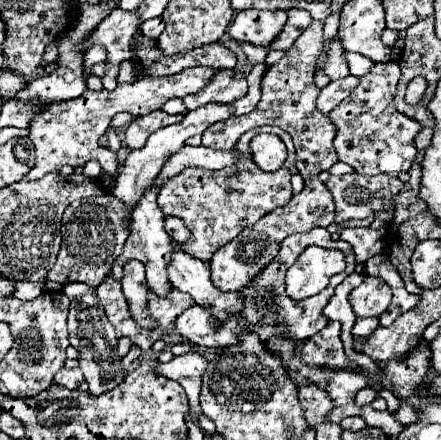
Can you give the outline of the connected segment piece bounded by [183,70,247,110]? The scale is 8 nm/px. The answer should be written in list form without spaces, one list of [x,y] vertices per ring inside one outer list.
[[[217,70],[217,76],[211,78],[211,82],[207,82],[207,86],[203,86],[203,90],[199,90],[197,94],[189,94],[187,98],[183,98],[183,104],[189,110],[195,110],[203,104],[209,102],[233,102],[241,96],[247,94],[247,78],[243,72],[239,70]]]

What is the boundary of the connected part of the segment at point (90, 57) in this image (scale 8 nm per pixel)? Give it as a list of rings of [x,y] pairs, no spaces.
[[[95,44],[84,53],[84,76],[87,77],[91,67],[99,62],[105,61],[107,51],[105,47]]]

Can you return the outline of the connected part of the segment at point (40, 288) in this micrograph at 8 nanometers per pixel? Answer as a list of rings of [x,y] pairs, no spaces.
[[[17,282],[15,298],[19,298],[19,300],[33,300],[33,298],[37,298],[43,292],[47,292],[45,284],[39,284],[39,282]]]

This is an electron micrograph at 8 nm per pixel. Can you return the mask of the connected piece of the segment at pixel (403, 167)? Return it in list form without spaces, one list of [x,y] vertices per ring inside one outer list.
[[[397,62],[375,64],[367,76],[363,76],[357,88],[351,92],[347,100],[343,100],[337,108],[331,110],[329,120],[335,124],[335,150],[341,162],[355,168],[359,174],[375,176],[389,174],[397,176],[399,172],[407,172],[415,160],[415,134],[421,130],[421,124],[405,114],[395,110],[393,98],[399,80]]]

